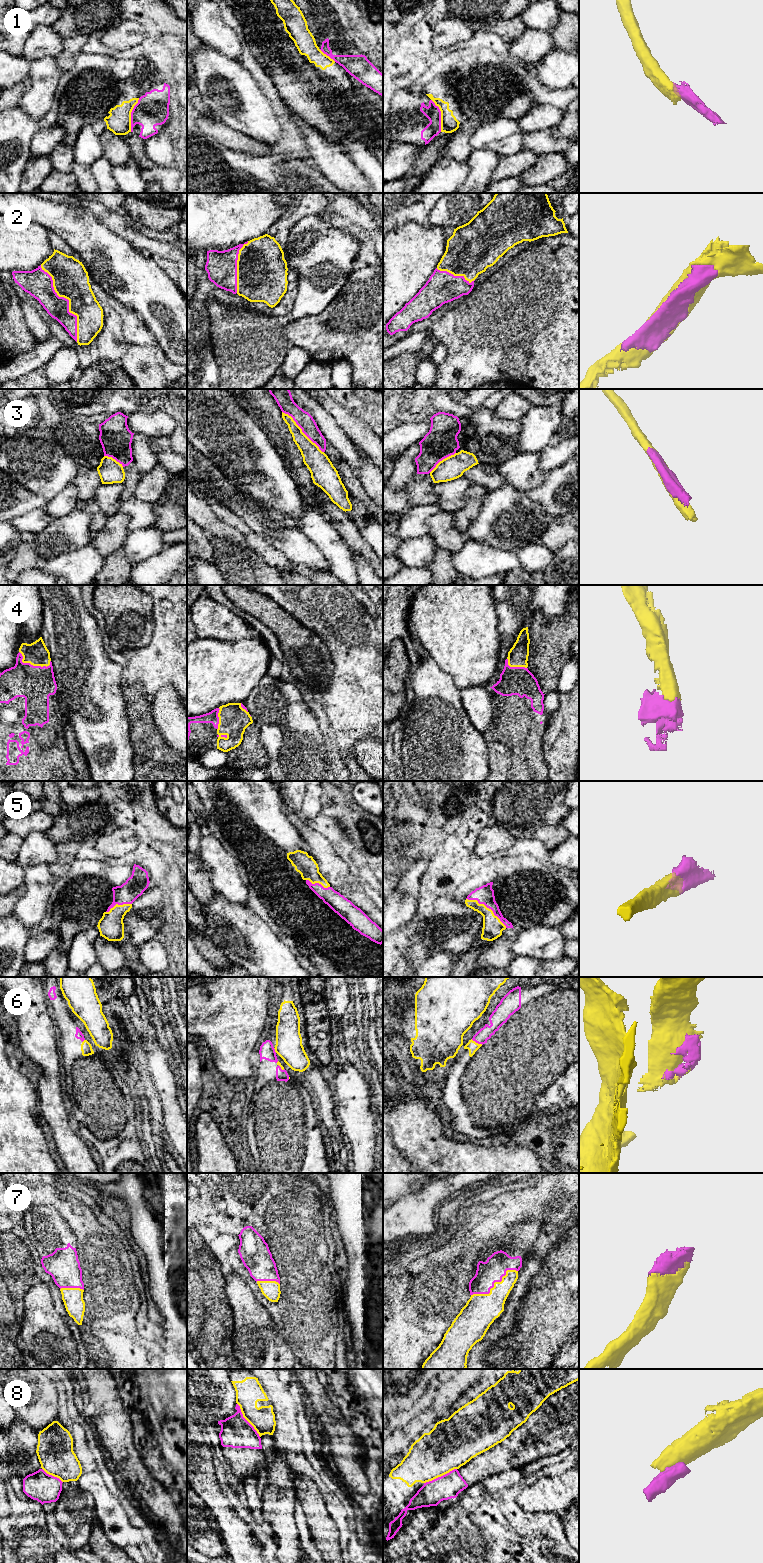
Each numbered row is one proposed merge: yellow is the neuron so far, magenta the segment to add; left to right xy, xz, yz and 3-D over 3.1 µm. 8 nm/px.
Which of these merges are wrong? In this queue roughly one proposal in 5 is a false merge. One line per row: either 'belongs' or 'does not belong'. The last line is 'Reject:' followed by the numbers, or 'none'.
1: does not belong
2: belongs
3: does not belong
4: belongs
5: belongs
6: does not belong
7: belongs
8: does not belong
Reject: 1, 3, 6, 8

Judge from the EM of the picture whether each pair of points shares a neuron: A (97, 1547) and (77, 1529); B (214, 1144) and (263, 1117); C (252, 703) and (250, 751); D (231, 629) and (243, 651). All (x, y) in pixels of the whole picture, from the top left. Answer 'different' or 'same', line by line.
A: different
B: different
C: different
D: different

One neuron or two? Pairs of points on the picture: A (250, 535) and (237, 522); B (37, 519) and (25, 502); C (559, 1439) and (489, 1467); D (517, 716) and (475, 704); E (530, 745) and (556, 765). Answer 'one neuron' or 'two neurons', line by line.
A: one neuron
B: two neurons
C: one neuron
D: two neurons
E: two neurons

